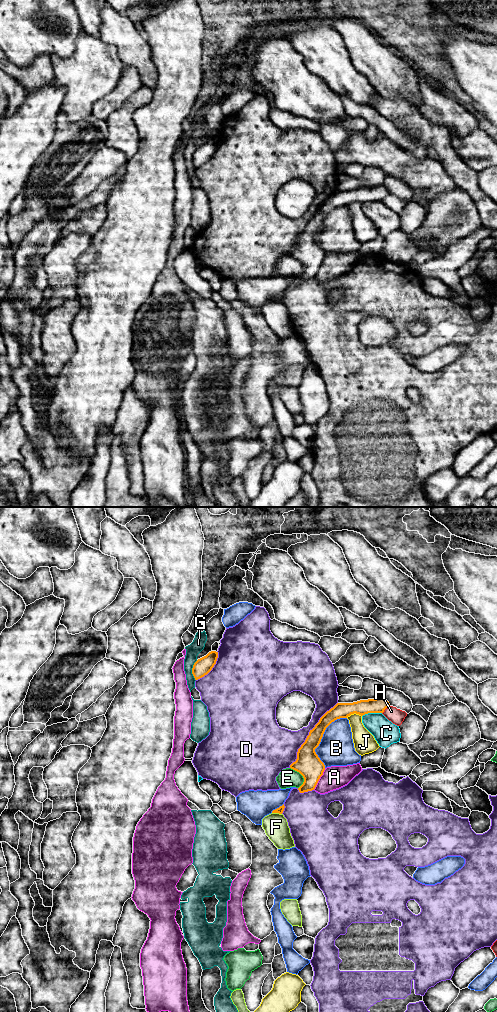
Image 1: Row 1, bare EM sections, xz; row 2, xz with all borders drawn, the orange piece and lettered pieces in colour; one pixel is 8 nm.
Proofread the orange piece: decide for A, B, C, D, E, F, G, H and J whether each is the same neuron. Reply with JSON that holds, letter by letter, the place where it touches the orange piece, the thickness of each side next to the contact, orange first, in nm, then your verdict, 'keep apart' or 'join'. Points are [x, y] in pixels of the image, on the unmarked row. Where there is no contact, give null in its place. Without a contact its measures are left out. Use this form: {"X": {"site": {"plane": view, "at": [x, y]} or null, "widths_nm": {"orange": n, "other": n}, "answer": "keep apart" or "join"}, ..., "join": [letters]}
{"A": {"site": {"plane": "xz", "at": [319, 266]}, "widths_nm": {"orange": 200, "other": 190}, "answer": "keep apart"}, "B": {"site": {"plane": "xz", "at": [321, 226]}, "widths_nm": {"orange": 200, "other": 280}, "answer": "keep apart"}, "C": {"site": {"plane": "xz", "at": [371, 200]}, "widths_nm": {"orange": 130, "other": 190}, "answer": "keep apart"}, "D": {"site": {"plane": "xz", "at": [309, 222]}, "widths_nm": {"orange": 200, "other": 280}, "answer": "keep apart"}, "E": {"site": {"plane": "xz", "at": [302, 263]}, "widths_nm": {"orange": 200, "other": 150}, "answer": "keep apart"}, "F": {"site": {"plane": "xz", "at": [277, 300]}, "widths_nm": {"orange": 50, "other": 190}, "answer": "keep apart"}, "G": {"site": {"plane": "xz", "at": [192, 158]}, "widths_nm": {"orange": 140, "other": 110}, "answer": "keep apart"}, "H": {"site": {"plane": "xz", "at": [385, 196]}, "widths_nm": {"orange": 120, "other": 120}, "answer": "keep apart"}, "J": {"site": {"plane": "xz", "at": [353, 201]}, "widths_nm": {"orange": 130, "other": 180}, "answer": "keep apart"}, "join": []}

